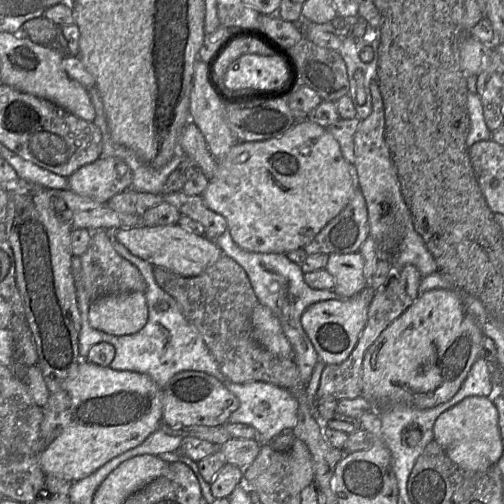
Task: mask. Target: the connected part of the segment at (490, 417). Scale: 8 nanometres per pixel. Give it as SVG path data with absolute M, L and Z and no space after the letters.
M468 396L441 413L433 425L433 440L459 467L469 471L484 471L495 465L503 452L503 441L498 427L498 411L492 399Z

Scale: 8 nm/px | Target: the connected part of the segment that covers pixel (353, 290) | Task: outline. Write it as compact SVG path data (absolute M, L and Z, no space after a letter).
M360 252L328 255L326 270L334 278L333 291L341 298L352 298L366 287L364 258Z

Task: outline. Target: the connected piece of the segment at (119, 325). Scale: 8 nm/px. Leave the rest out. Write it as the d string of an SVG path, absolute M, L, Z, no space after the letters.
M142 292L101 297L90 303L90 325L114 336L135 334L148 320L148 307Z

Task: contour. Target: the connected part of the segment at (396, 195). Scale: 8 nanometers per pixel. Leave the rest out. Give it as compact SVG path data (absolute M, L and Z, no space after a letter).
M377 82L371 83L370 90L372 97L372 112L366 119L360 121L354 135L354 144L357 187L359 187L366 200L368 210L369 234L374 240L376 249L376 271L370 280L370 286L374 291L376 291L393 275L395 275L398 271L407 265L415 266L422 277L437 272L437 265L432 254L427 249L422 237L414 229L411 213L404 201L400 190L396 168L385 141L384 104Z

